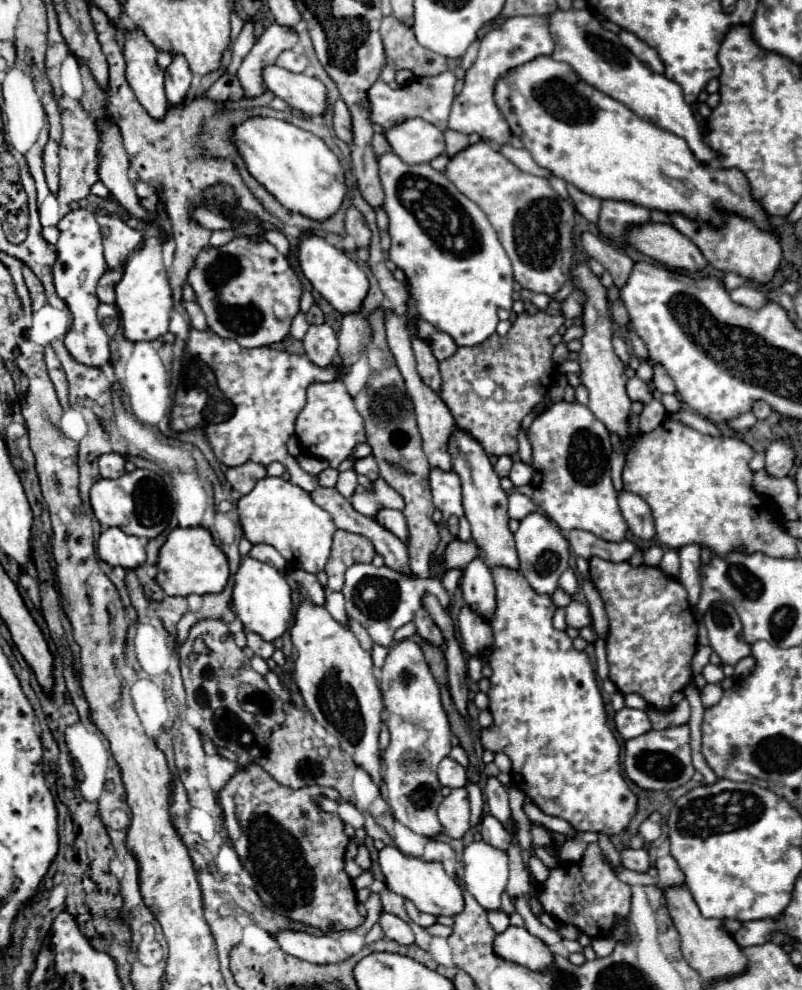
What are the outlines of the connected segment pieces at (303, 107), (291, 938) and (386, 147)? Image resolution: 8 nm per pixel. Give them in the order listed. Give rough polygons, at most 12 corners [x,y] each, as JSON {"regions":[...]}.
{"regions":[[[266,65],[266,89],[304,115],[326,109],[324,83]],[[280,929],[282,951],[310,963],[348,955],[330,935]],[[376,133],[372,147],[376,157],[392,151],[382,133]]]}

